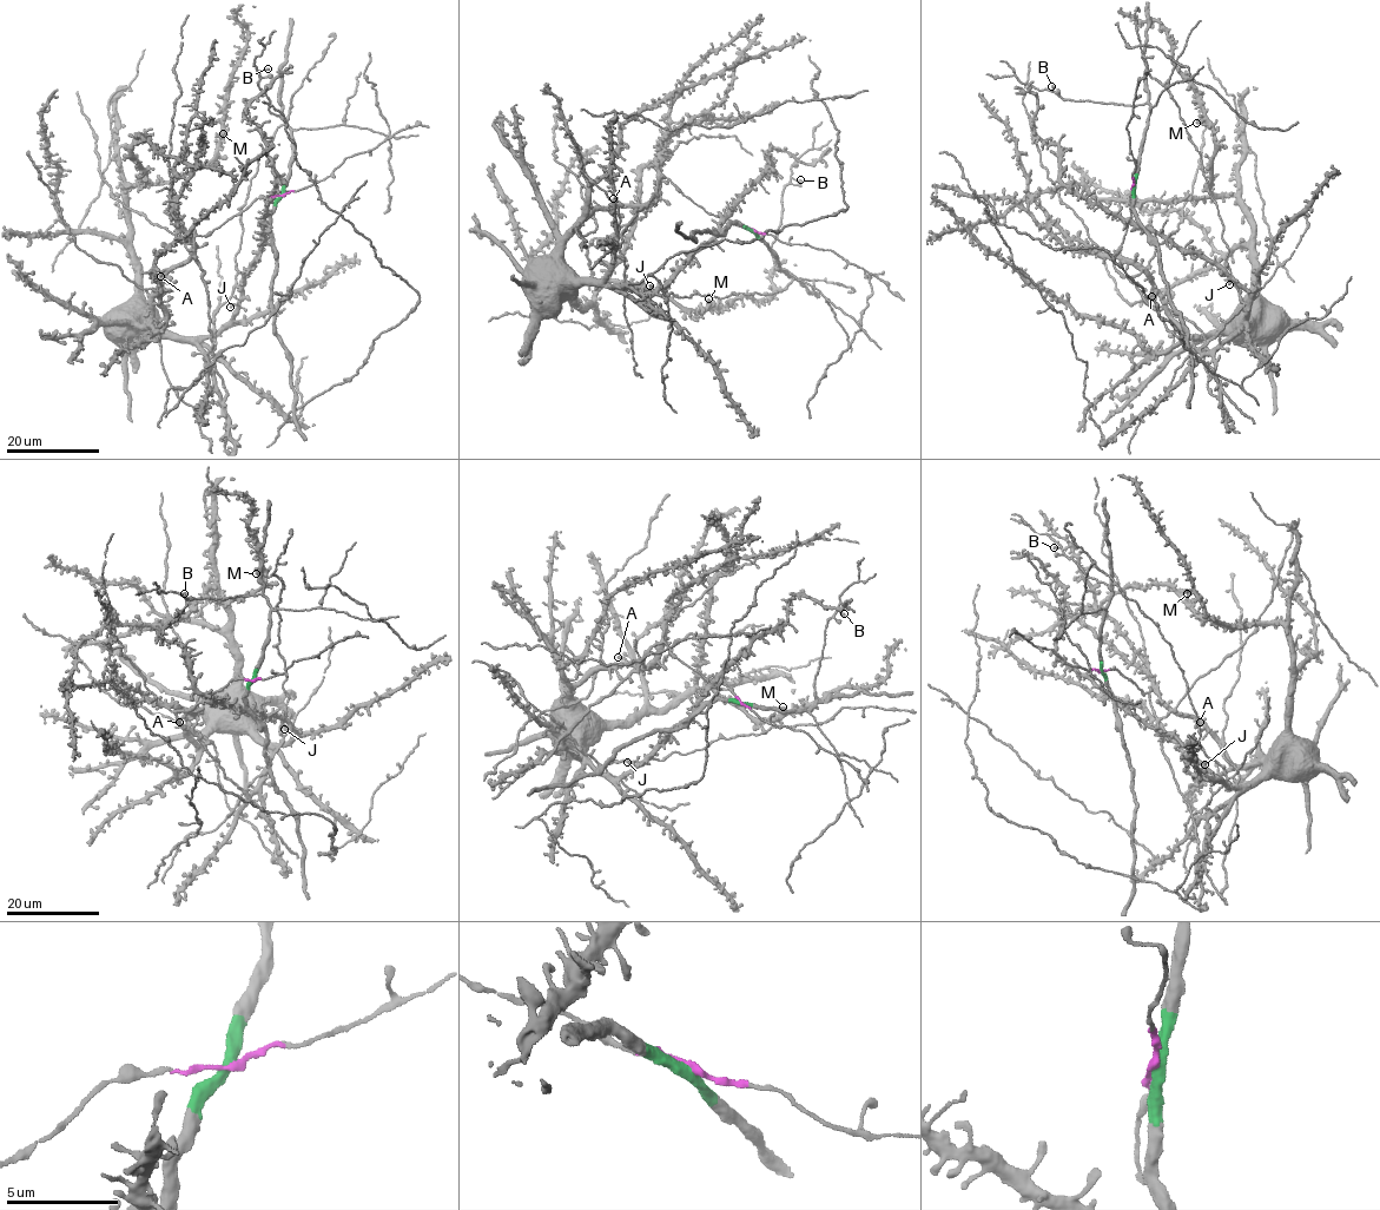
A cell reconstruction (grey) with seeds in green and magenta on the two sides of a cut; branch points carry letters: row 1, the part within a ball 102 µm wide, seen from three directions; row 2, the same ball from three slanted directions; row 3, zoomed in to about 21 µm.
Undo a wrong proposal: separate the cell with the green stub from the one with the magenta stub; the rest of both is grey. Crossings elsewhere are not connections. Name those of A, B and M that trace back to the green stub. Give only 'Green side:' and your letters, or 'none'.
Green side: B

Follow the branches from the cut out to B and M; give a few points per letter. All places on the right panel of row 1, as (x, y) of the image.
B: (1133, 185), (1150, 106), (1147, 103), (1063, 99), (1051, 85)
M: (1133, 185), (1109, 258), (1206, 335), (1249, 293), (1250, 212), (1208, 190), (1213, 127), (1196, 123)

